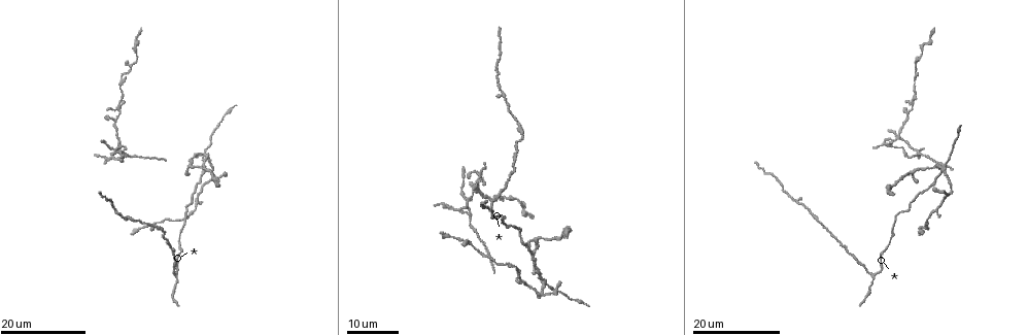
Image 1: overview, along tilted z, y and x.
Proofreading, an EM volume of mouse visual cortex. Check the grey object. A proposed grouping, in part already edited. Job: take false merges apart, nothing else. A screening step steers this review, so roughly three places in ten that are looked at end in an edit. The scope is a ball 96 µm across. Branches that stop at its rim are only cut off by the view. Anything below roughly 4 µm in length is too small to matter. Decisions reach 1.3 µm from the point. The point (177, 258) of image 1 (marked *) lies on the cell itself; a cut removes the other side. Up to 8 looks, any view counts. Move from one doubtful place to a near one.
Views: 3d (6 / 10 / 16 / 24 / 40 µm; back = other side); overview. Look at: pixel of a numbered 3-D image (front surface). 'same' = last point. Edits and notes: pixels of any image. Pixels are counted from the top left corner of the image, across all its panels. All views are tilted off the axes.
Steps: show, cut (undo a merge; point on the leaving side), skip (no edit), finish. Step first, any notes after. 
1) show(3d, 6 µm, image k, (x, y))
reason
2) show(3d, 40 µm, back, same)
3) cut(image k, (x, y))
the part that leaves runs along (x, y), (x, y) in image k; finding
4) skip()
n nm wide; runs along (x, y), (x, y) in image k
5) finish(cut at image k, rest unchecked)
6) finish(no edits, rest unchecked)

show(3d, 24 µm, image 1, (943, 170))
branch point

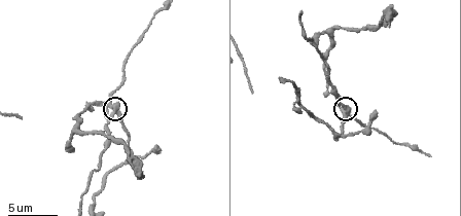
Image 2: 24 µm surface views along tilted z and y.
show(3d, 6 µm, image 2, (345, 113))
zoom in

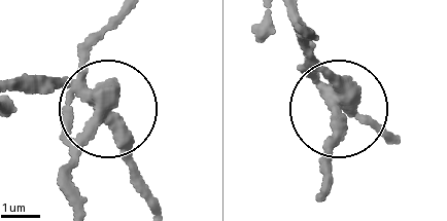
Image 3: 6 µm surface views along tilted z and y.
cut(image 3, (47, 91))
380 nm wide; the part that leaves runs along (324, 100), (320, 176) in image 3; a second cell is stuck on

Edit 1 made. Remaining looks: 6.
show(overview)
redraw

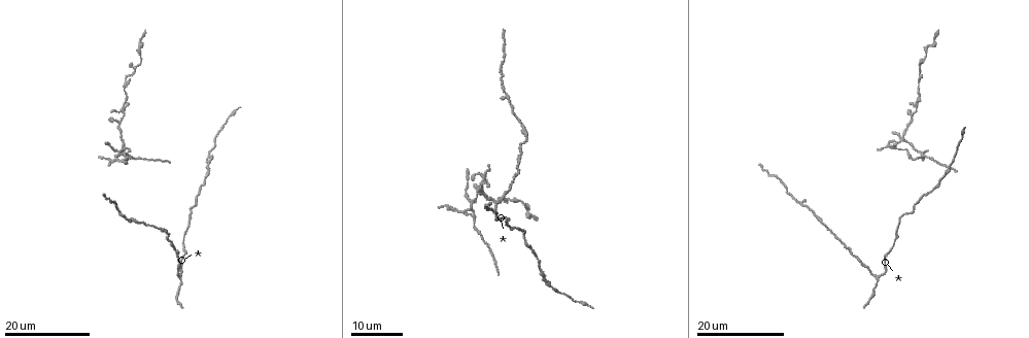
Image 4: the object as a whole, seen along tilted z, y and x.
show(3d, 16 µm, image 4, (875, 277))
three-way junction

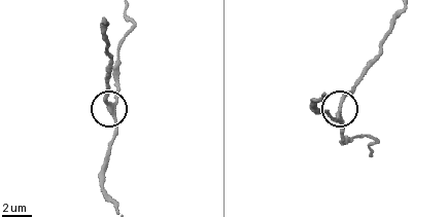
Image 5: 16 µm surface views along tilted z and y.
show(3d, 10 µm, image 5, (113, 111))

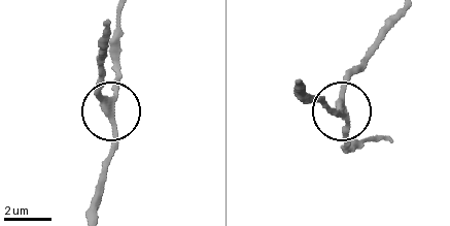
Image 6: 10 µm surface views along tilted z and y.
skip()
3 arms; one cell here

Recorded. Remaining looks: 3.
show(3d, 16 µm, image 4, (463, 210))
three arms meet

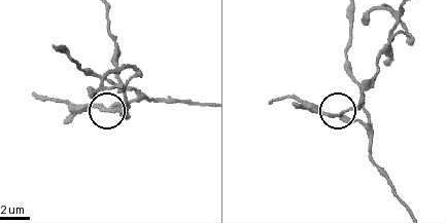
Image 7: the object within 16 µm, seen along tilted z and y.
show(3d, 10 µm, image 7, (340, 114))
closer look

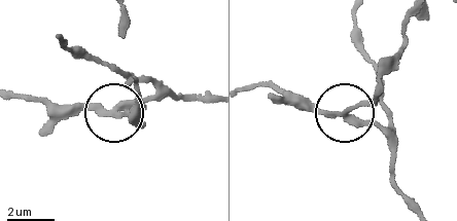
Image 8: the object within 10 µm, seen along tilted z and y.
cut(image 8, (153, 99))
3 arms; the part that leaves runs along (116, 109), (154, 97), (212, 95) in image 8; two cells meet here

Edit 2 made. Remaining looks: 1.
finish(cut at image 3, cut at image 8, rest unchecked)

